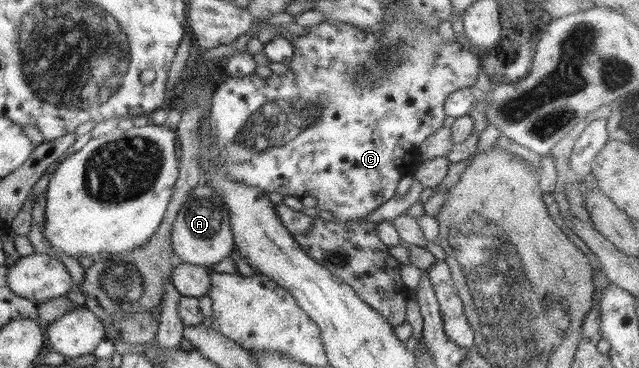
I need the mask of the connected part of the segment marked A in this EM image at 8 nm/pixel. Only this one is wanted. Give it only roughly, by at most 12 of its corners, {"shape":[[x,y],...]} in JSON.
{"shape":[[193,188],[171,229],[173,252],[212,267],[234,248],[229,210]]}

